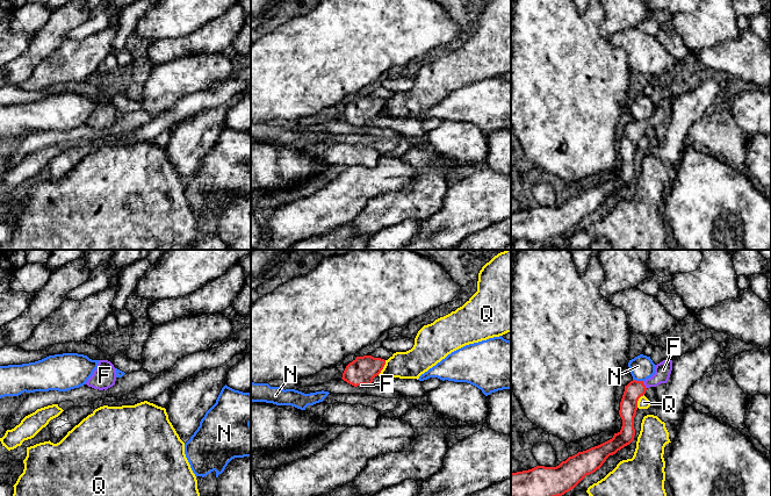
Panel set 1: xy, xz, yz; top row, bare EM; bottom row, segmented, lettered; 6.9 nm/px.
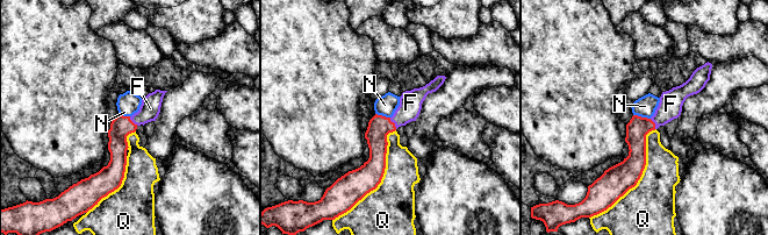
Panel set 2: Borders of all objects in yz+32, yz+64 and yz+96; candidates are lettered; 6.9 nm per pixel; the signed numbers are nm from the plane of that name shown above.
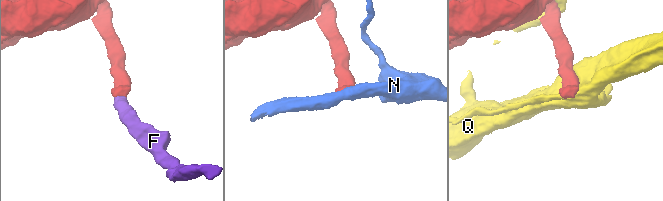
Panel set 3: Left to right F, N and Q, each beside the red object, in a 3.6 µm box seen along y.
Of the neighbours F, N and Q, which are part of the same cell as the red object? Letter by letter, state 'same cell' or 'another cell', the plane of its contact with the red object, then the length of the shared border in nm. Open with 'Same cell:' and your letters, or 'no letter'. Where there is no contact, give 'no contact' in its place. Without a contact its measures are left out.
Same cell: F
F: same cell; contact in yz; length 60 nm
N: another cell; contact in yz; length 70 nm
Q: another cell; contact in xz; length 120 nm

